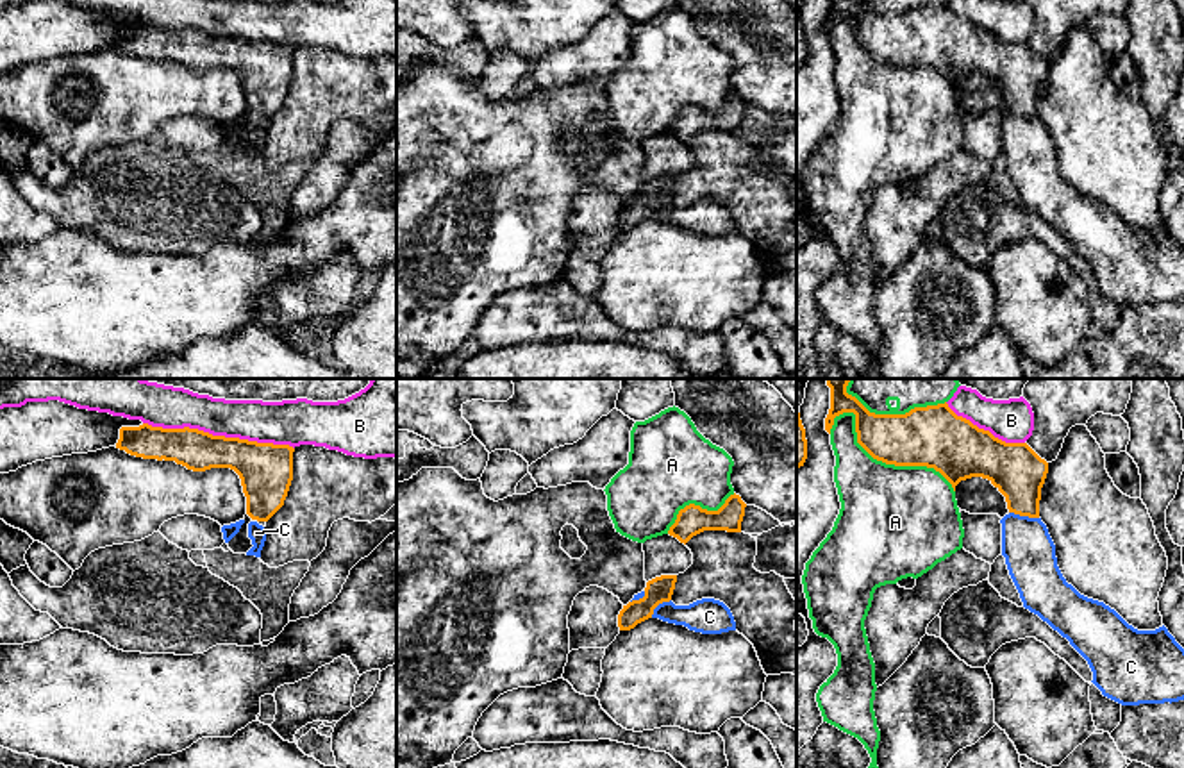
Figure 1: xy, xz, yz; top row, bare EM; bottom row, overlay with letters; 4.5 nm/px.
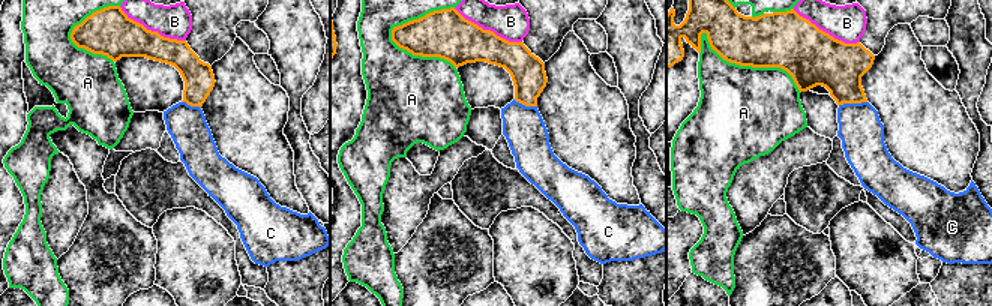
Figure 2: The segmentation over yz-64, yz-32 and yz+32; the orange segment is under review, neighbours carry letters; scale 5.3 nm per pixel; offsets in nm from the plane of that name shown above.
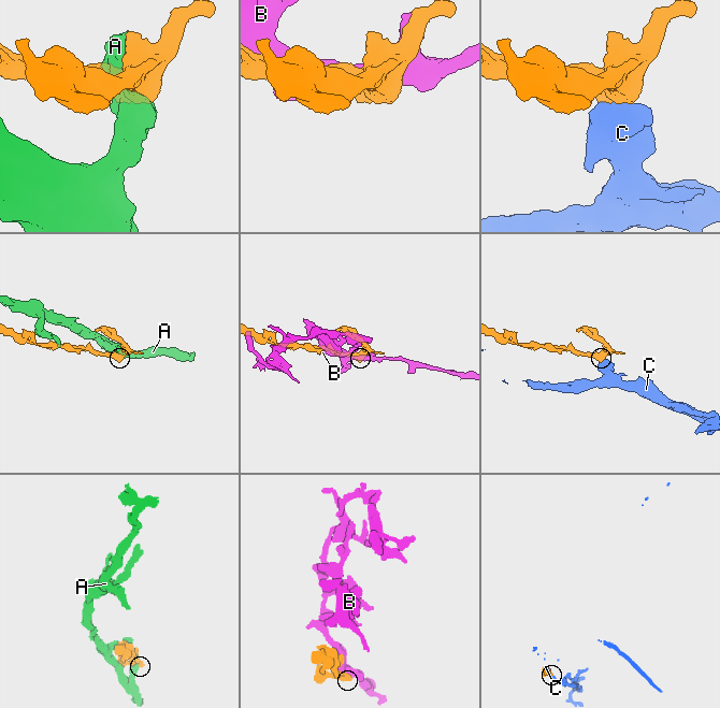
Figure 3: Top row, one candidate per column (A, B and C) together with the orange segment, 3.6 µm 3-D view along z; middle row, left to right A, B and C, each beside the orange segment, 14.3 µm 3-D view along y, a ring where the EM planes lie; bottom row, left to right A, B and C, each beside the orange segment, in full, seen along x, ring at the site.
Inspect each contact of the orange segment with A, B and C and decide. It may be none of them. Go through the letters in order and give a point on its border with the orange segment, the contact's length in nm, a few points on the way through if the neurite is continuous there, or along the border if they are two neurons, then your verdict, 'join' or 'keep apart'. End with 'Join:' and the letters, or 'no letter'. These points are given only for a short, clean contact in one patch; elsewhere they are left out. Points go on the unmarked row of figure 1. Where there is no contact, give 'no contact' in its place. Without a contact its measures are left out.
A: meets orange in yz at (884, 61); contact 650 nm long; keep apart
B: meets orange in xy at (218, 36); contact 700 nm long; keep apart
C: meets orange in yz at (1024, 115); contact 140 nm long; border along yz (1009, 111), (1038, 118); keep apart
Join: no letter

